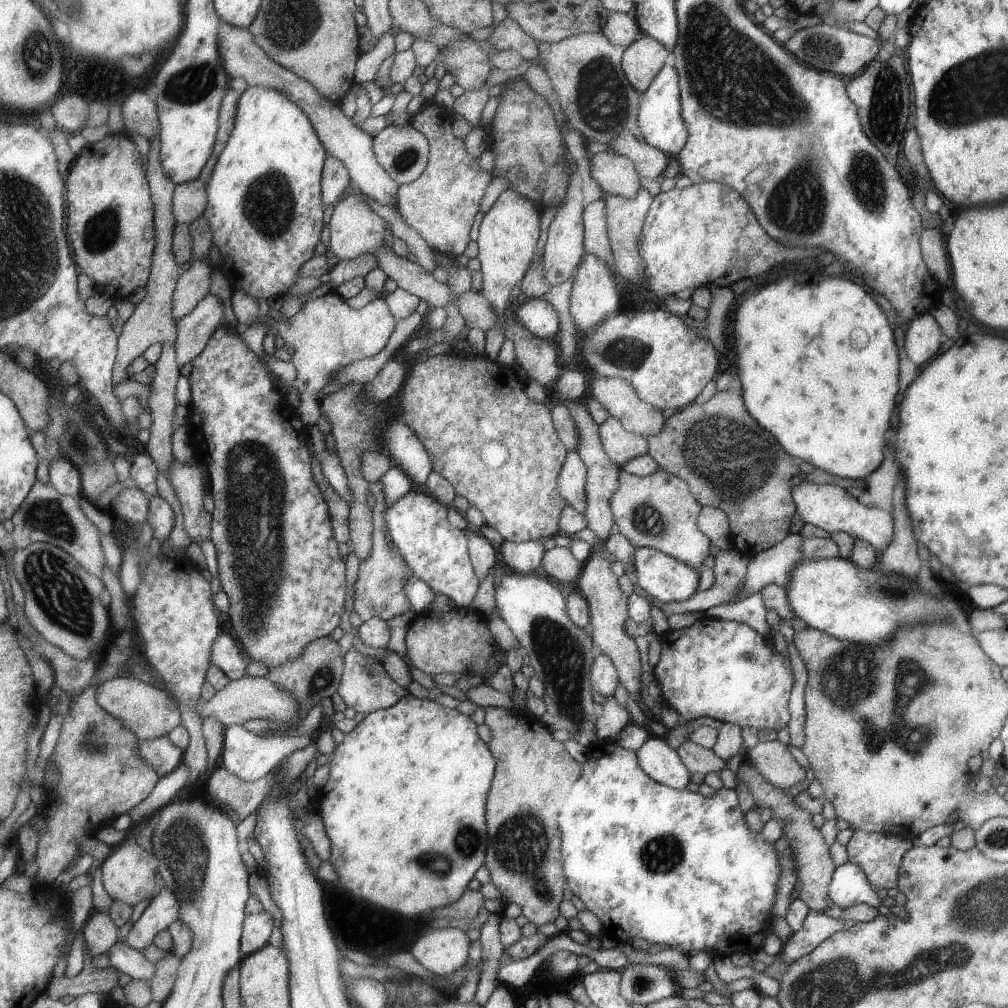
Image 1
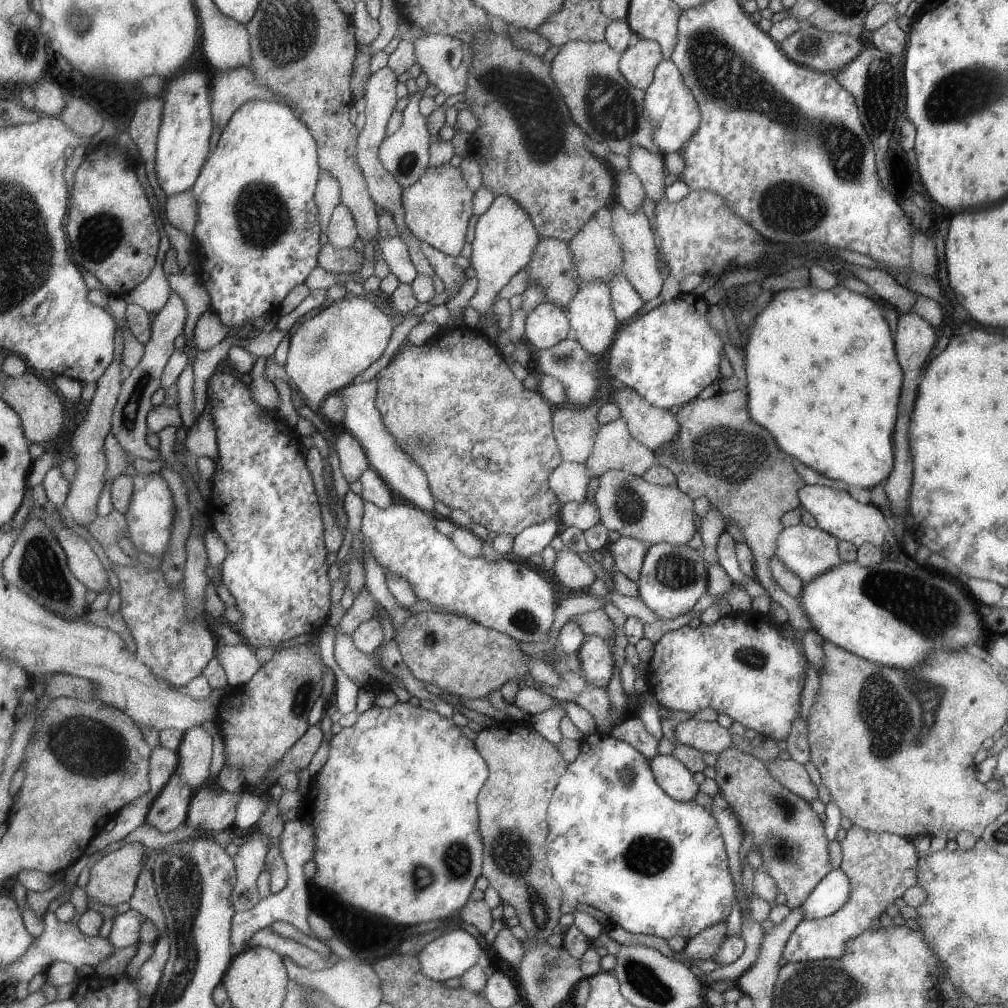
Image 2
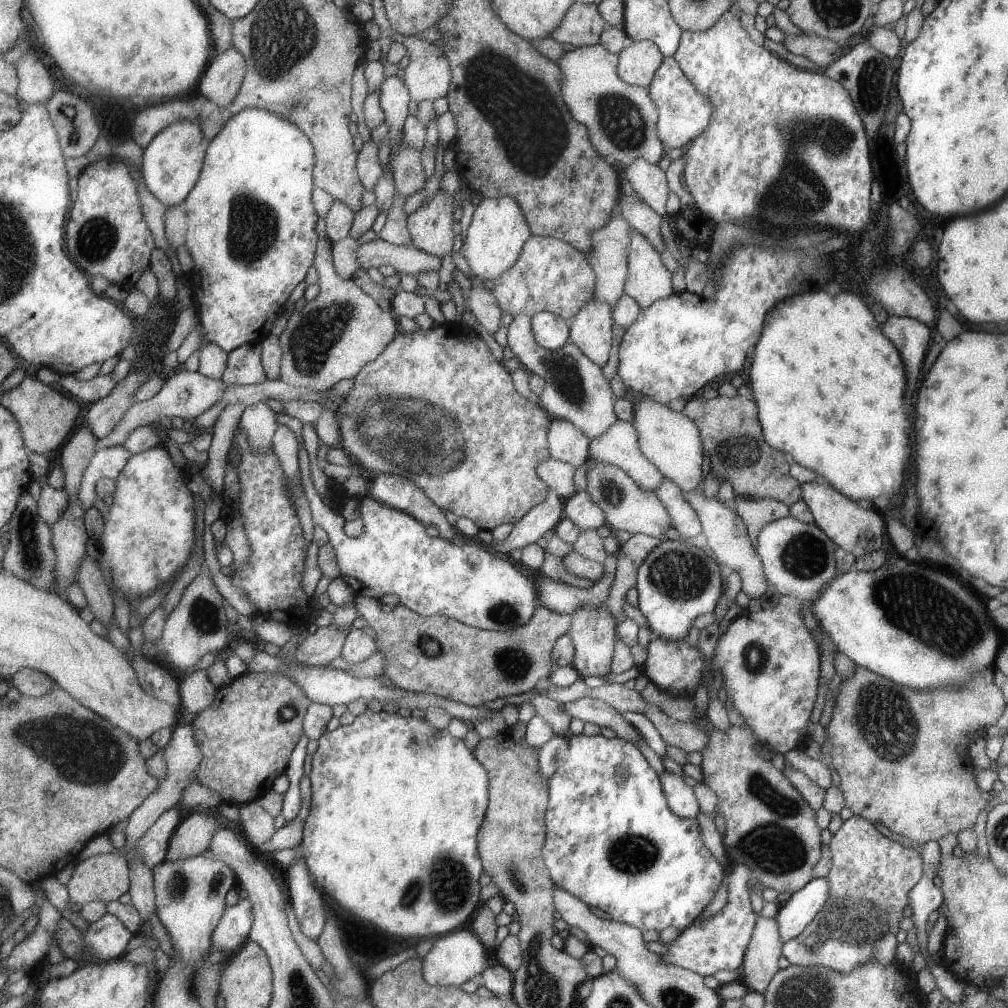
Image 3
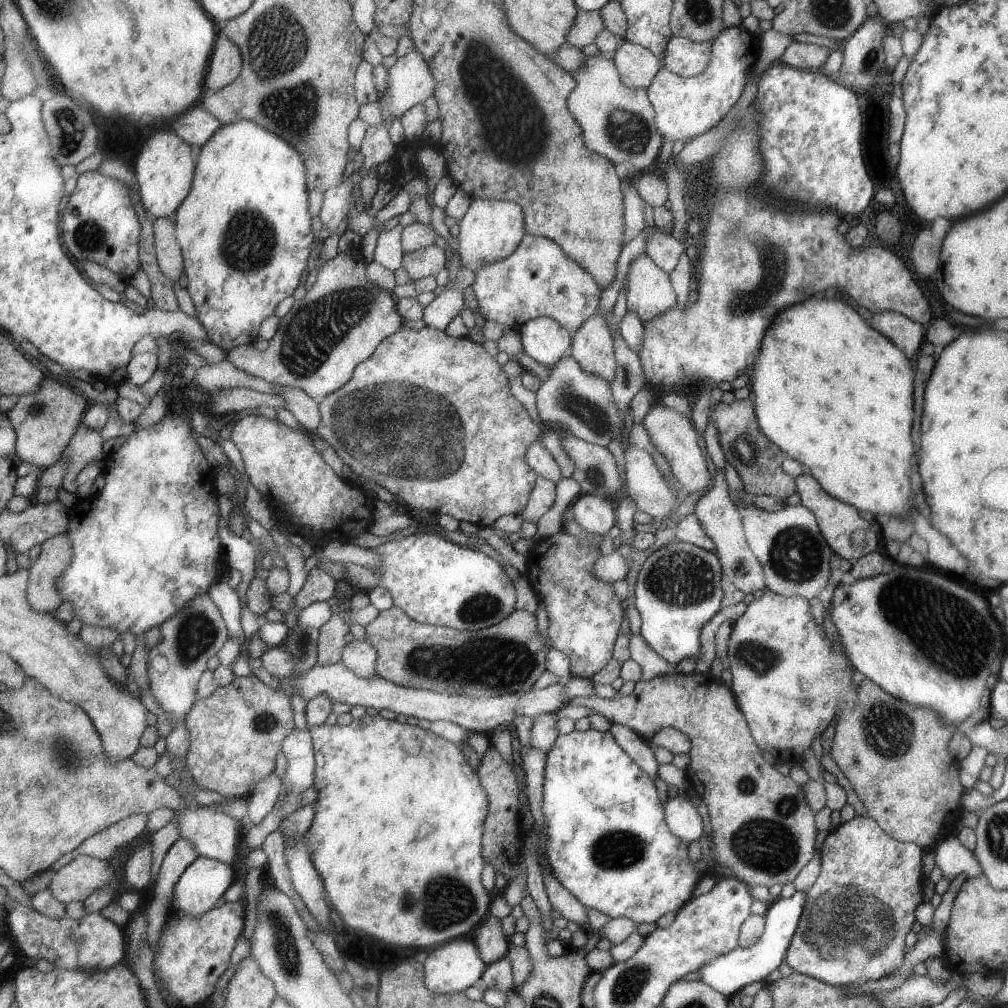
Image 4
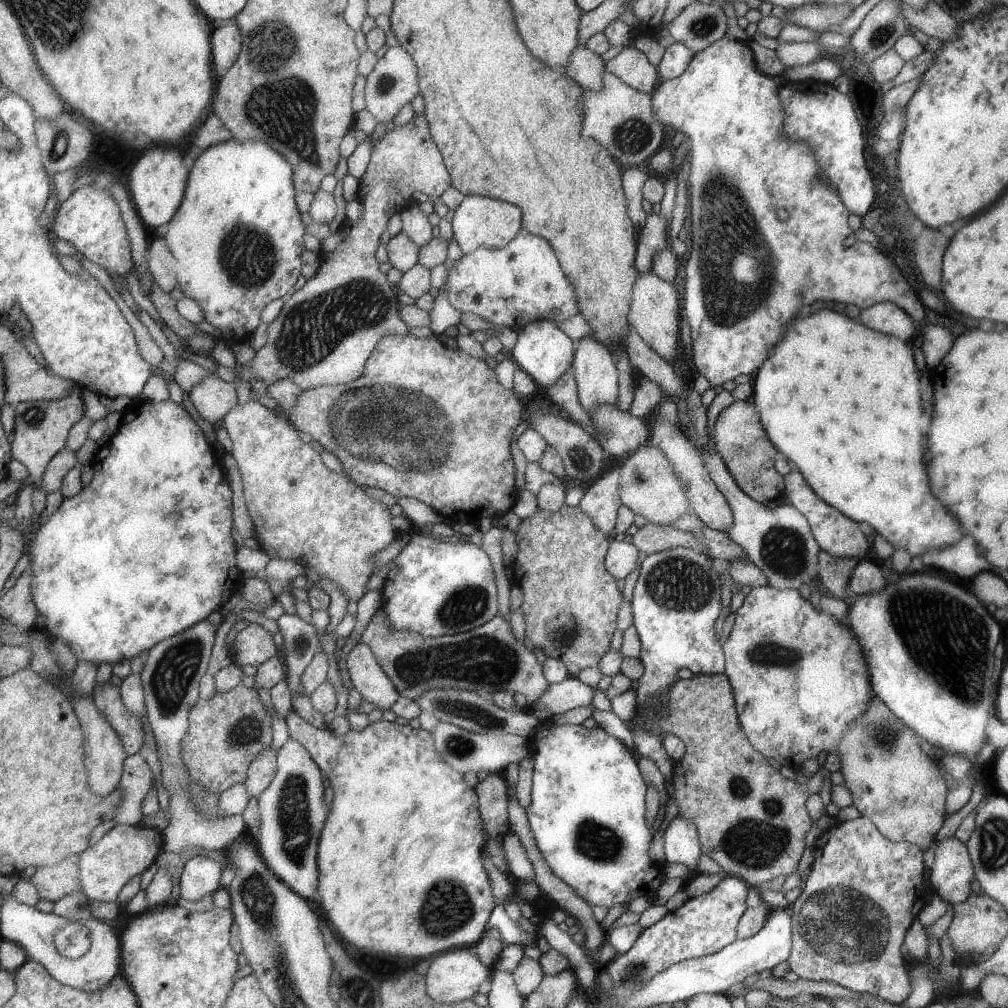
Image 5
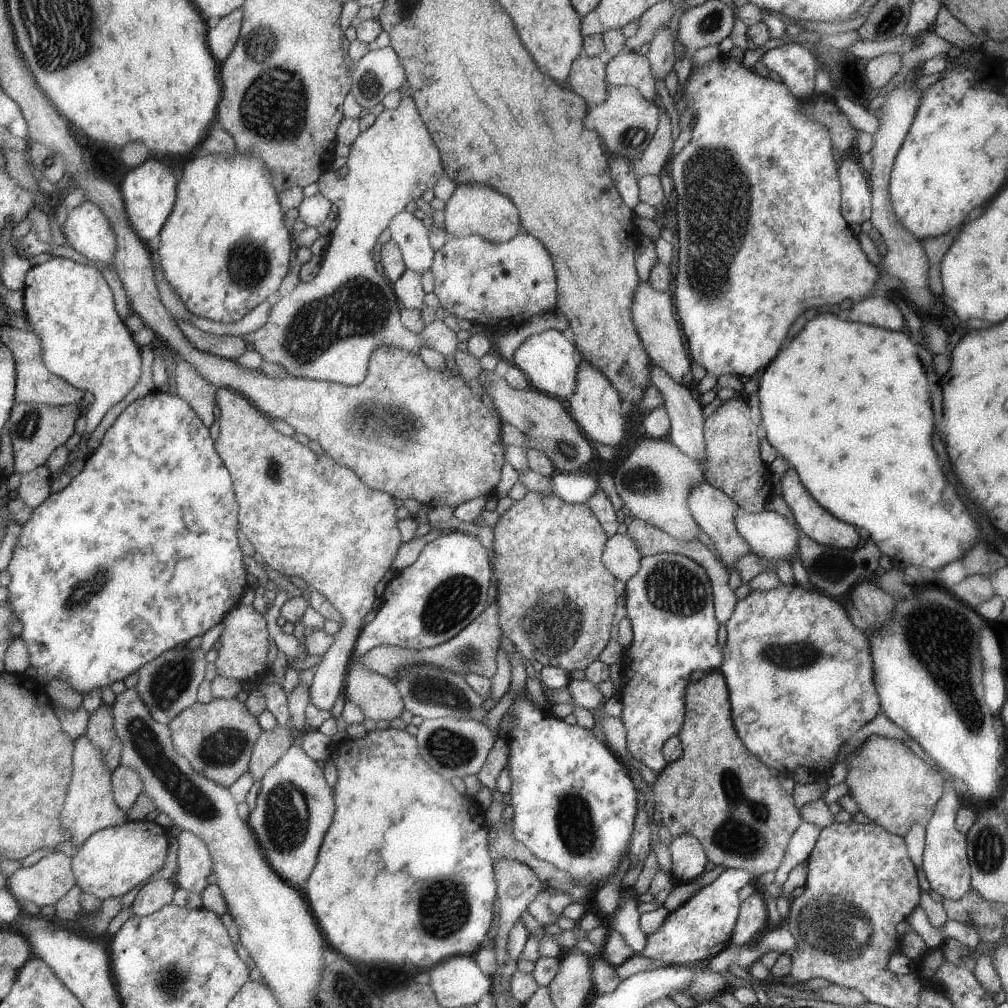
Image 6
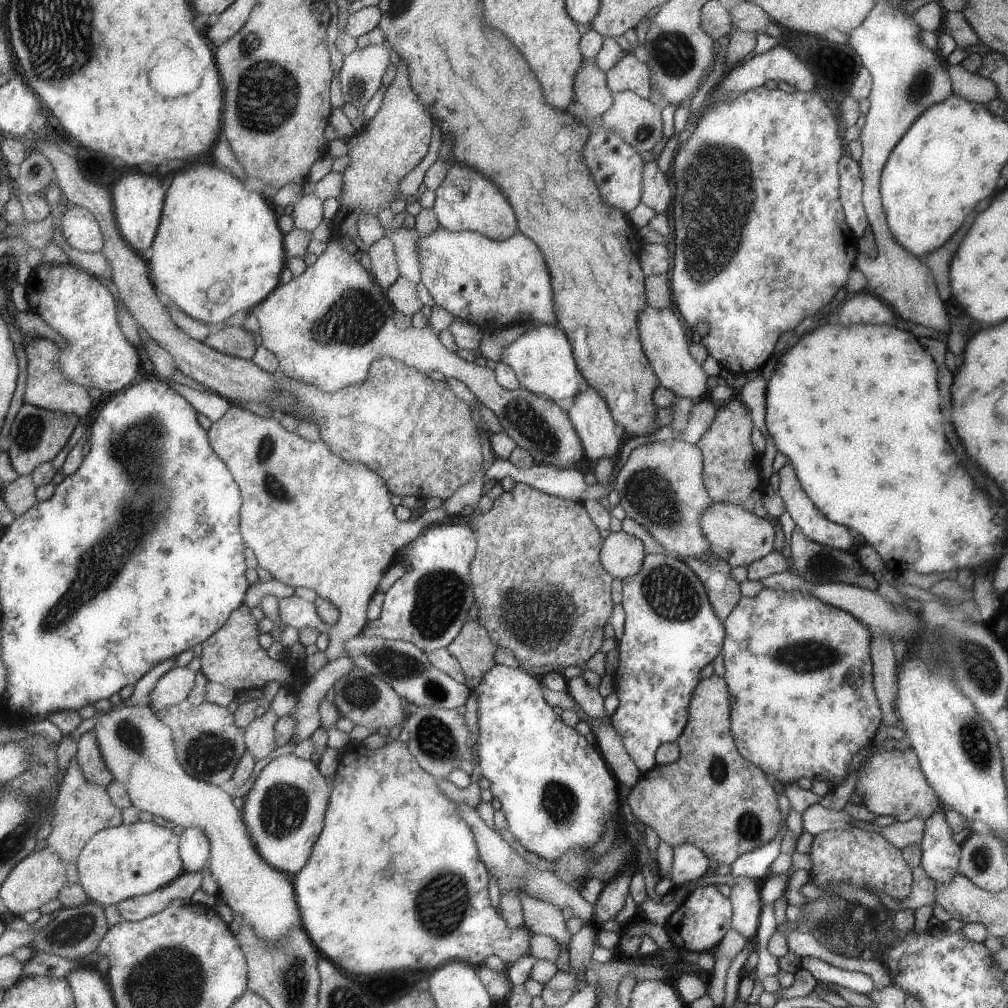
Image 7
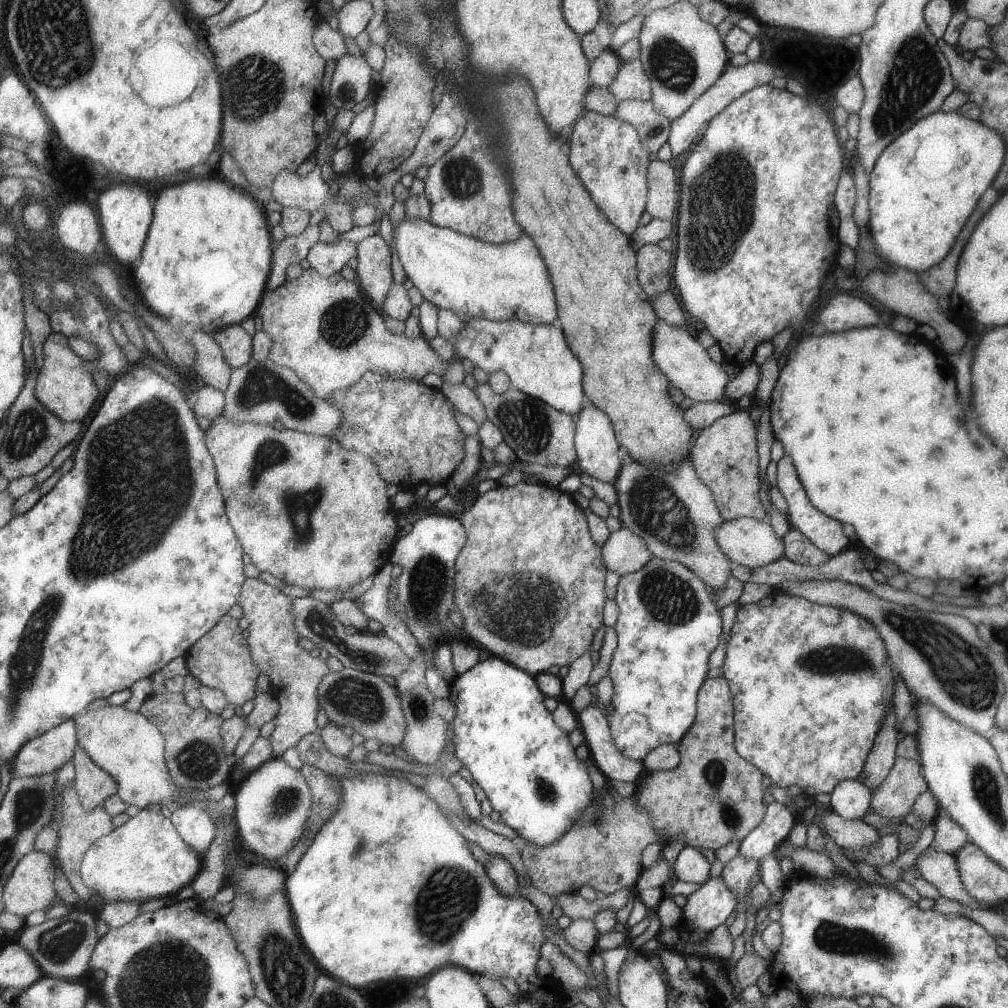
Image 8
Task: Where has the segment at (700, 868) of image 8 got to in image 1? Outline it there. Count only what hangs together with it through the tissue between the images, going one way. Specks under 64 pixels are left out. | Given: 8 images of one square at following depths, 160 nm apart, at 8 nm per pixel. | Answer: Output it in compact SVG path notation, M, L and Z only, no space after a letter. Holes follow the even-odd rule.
M650 734L647 740L644 740L643 744L641 744L634 753L635 756L638 757L639 766L644 770L646 775L650 776L655 782L674 789L682 789L689 782L691 773L683 766L675 749L667 745L665 738Z

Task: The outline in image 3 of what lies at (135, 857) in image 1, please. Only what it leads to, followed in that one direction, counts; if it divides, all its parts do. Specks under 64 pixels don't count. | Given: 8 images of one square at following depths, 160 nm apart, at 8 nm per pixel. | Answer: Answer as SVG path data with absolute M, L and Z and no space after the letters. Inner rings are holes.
M119 852L96 855L79 861L67 883L72 904L85 907L89 902L102 901L105 903L119 900L123 894L129 893L132 879L130 864L127 858Z

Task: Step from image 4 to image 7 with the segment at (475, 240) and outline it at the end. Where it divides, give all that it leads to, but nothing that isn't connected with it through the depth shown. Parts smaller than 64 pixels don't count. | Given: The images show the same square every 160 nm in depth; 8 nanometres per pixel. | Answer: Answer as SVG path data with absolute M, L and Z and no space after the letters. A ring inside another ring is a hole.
M465 163L451 165L447 178L435 192L433 209L442 226L450 231L479 231L495 240L504 241L510 239L519 228L517 214L507 196L501 194L501 188Z

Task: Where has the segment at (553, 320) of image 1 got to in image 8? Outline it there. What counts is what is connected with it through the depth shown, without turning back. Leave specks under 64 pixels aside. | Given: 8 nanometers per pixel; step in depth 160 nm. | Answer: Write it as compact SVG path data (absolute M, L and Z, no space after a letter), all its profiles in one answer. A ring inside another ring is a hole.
M473 318L464 322L464 329L453 343L460 358L468 358L488 374L507 372L517 387L528 395L544 400L551 408L575 415L583 398L581 361L566 345L566 337L551 323L535 324L509 319L490 321Z

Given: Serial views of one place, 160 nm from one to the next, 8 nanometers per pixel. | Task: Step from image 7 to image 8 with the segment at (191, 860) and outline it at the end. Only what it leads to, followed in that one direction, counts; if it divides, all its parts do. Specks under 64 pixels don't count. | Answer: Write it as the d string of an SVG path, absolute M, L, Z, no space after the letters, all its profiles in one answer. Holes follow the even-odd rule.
M183 804L172 809L170 818L183 837L201 856L210 850L217 833L216 822L201 804Z

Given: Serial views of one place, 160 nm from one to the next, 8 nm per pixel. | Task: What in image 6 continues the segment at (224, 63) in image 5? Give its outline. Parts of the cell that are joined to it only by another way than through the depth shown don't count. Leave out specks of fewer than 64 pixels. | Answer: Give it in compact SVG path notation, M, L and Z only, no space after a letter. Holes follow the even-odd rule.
M243 6L234 13L220 19L214 28L208 30L210 49L221 64L230 58L238 44L239 37L242 34L244 14Z

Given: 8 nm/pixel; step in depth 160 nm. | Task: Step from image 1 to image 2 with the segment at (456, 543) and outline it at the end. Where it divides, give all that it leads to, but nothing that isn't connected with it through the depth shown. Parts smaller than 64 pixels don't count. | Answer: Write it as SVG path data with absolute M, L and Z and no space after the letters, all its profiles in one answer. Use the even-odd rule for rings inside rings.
M398 500L388 509L382 509L367 501L365 506L362 535L369 538L373 555L383 568L385 576L389 573L399 573L414 584L420 600L427 600L431 604L441 606L443 610L463 612L463 616L508 634L518 641L532 644L547 640L553 622L555 598L553 598L551 584L543 574L539 574L536 567L503 558L490 562L483 557L467 556L451 537L437 530L438 515L417 508L411 503Z

